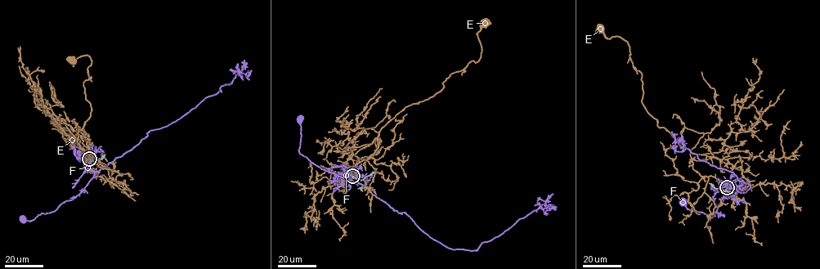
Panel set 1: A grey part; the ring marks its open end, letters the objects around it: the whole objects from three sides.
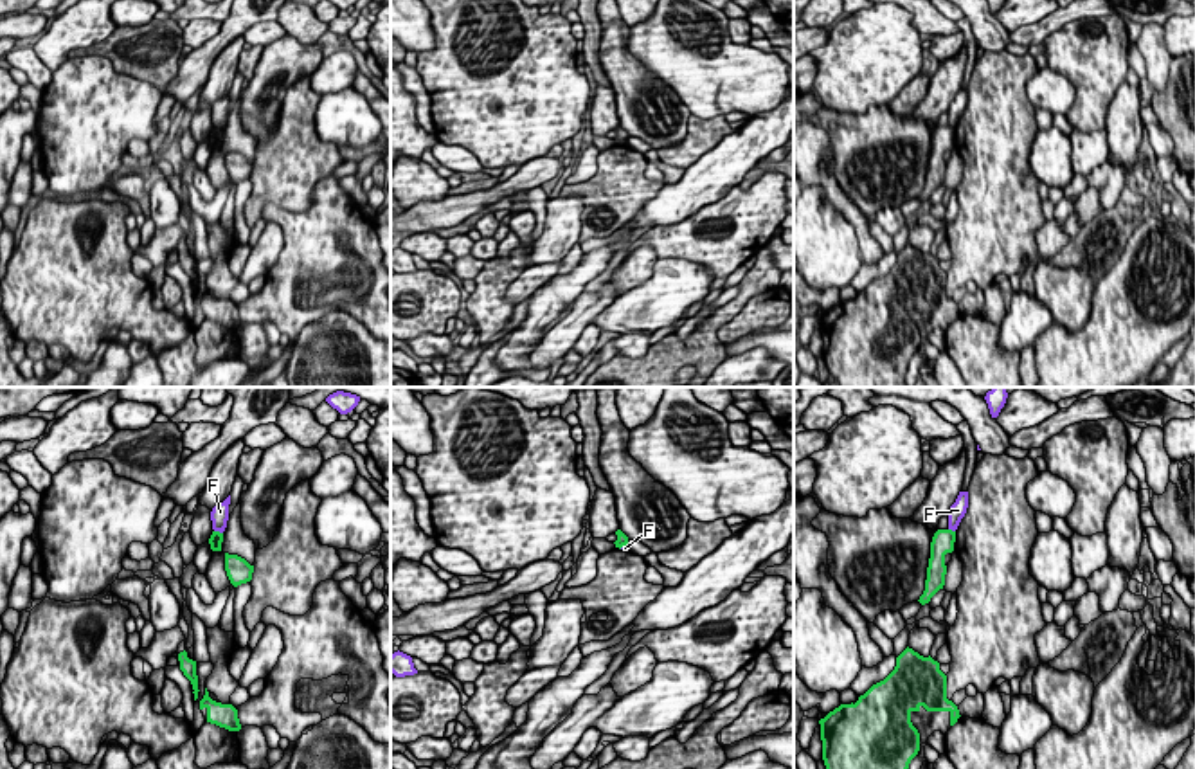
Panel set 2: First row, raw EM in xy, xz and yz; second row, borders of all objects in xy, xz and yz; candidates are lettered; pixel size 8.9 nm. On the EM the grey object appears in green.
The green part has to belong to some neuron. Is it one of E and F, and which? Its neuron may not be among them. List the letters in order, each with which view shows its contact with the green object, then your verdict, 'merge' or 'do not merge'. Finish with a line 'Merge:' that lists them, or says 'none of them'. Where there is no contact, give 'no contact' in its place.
E: no contact; merge
F: contact in xy; do not merge
Merge: E

